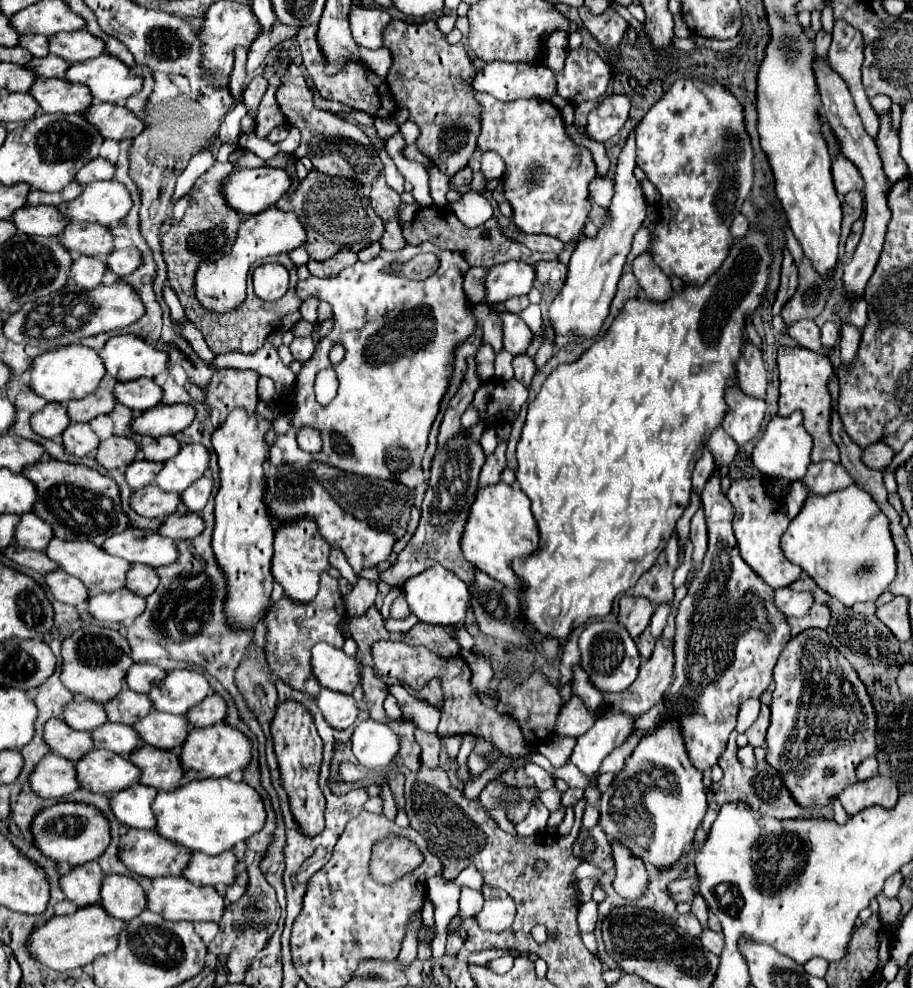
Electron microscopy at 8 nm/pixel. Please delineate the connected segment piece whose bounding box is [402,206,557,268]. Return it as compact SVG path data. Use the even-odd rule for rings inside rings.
M440 206L422 208L422 210L416 214L414 224L412 224L410 228L404 228L402 232L404 232L406 244L418 246L418 244L422 244L422 242L432 242L432 244L436 244L436 246L442 248L442 250L460 252L460 254L468 260L470 266L490 268L490 266L494 266L494 264L508 262L508 260L520 260L520 262L534 265L534 262L538 262L538 260L552 261L557 259L557 254L555 253L532 252L532 250L528 250L526 246L516 244L516 242L504 238L496 218L490 218L490 220L488 220L486 224L482 224L482 226L466 228L466 226L456 218L456 214L454 214L450 208L440 208Z

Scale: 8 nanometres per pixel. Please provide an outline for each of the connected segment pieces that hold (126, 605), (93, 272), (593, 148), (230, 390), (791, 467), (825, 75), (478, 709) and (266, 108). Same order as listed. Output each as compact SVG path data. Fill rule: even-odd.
M120 588L116 592L102 592L88 596L88 612L100 622L124 622L134 620L146 608L144 598Z
M78 256L70 268L70 280L80 288L96 288L106 270L104 260L92 256Z
M574 127L567 128L567 132L570 138L572 138L572 140L577 145L584 146L590 150L597 167L598 175L605 178L609 172L611 162L607 157L606 148L604 144L594 140L588 140L587 138L584 138L584 136L578 134L578 132L574 130Z
M220 370L214 372L210 384L204 388L204 404L210 410L220 412L220 422L228 418L232 408L244 408L246 412L256 412L258 394L256 394L258 374L254 370Z
M794 412L786 418L774 416L768 422L762 438L756 442L752 450L752 462L764 476L780 476L794 482L806 474L806 468L810 464L810 452L812 452L812 438L802 424L802 414Z
M816 62L814 66L816 70L816 82L818 82L818 92L820 92L820 100L822 100L822 112L824 116L828 118L828 124L832 128L832 134L836 136L836 140L840 140L840 152L852 160L858 168L860 168L860 174L866 182L866 188L864 188L864 196L866 196L866 226L864 226L864 234L862 234L862 240L852 256L852 260L844 266L844 276L842 276L842 284L844 284L844 294L850 298L850 300L858 300L878 264L878 258L880 258L880 252L882 252L882 244L884 244L884 234L886 234L886 224L890 220L890 208L888 208L888 202L886 202L886 174L884 174L884 168L882 168L882 160L880 160L880 154L878 154L878 148L874 144L874 140L866 134L864 126L862 126L862 120L856 112L856 106L854 106L854 100L850 96L850 90L846 86L846 82L826 64L826 66L820 66L820 62Z
M436 654L436 664L440 664L440 672L436 672L436 678L442 678L442 688L444 688L444 696L446 696L444 706L442 706L442 722L440 722L440 736L442 738L464 734L464 732L474 732L510 756L526 756L534 750L522 738L522 732L520 732L520 726L516 724L516 720L512 720L510 716L500 716L494 708L486 708L480 702L478 692L470 684L468 664L460 656L446 660Z
M280 62L278 64L278 70L272 78L268 78L268 88L264 92L264 98L258 106L258 126L256 126L256 134L258 138L264 138L272 128L276 126L282 126L284 124L284 116L276 104L276 90L278 90L278 84L280 84L280 76L286 72L288 68L288 62Z

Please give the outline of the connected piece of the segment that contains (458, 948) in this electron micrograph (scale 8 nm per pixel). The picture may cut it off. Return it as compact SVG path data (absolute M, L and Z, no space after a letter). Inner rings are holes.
M452 934L452 936L448 936L448 944L446 944L446 954L450 954L450 956L458 956L458 954L462 952L462 946L464 946L462 938L460 938L458 934Z

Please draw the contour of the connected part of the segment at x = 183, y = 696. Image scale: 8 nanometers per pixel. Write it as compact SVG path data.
M170 670L166 678L148 692L152 708L166 714L186 714L210 694L204 674L194 670Z

